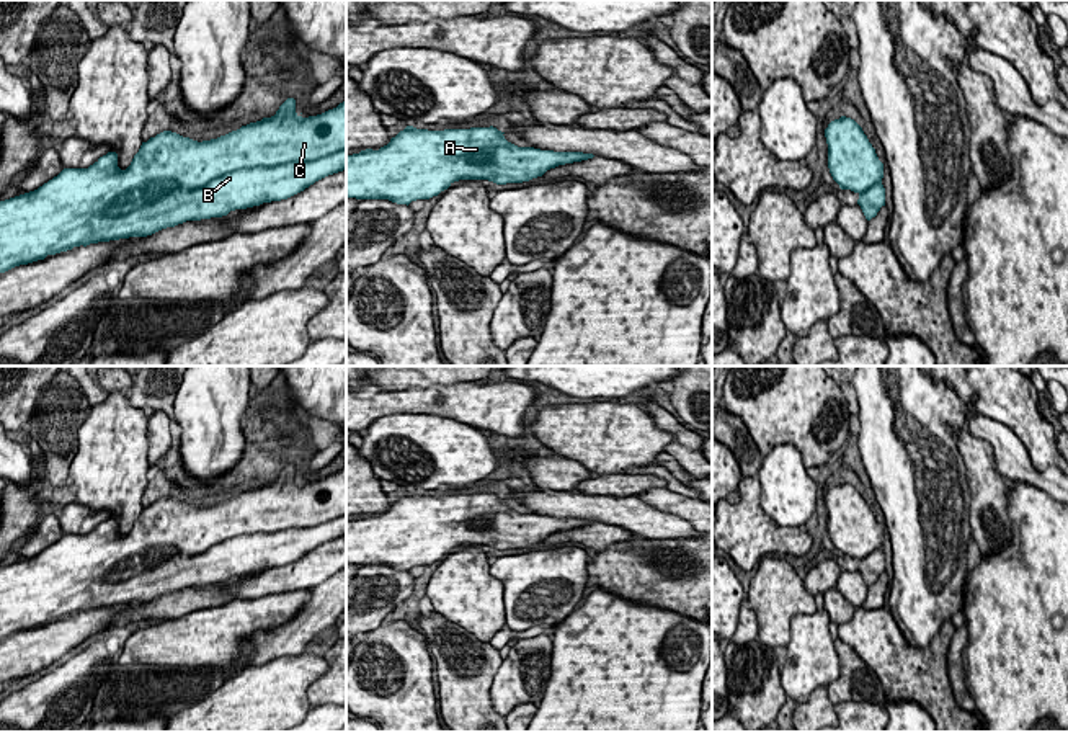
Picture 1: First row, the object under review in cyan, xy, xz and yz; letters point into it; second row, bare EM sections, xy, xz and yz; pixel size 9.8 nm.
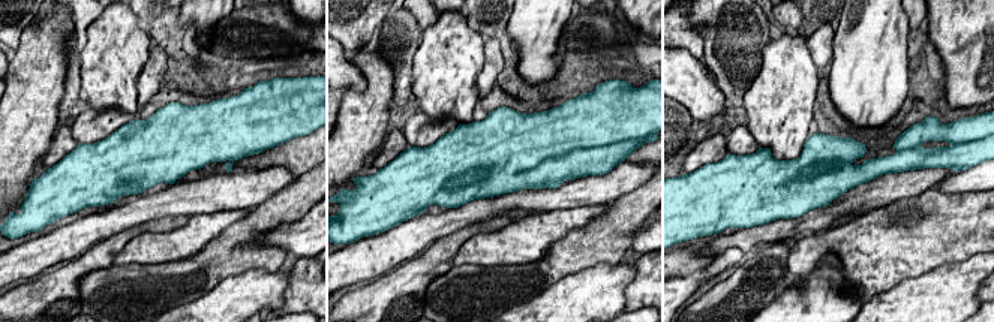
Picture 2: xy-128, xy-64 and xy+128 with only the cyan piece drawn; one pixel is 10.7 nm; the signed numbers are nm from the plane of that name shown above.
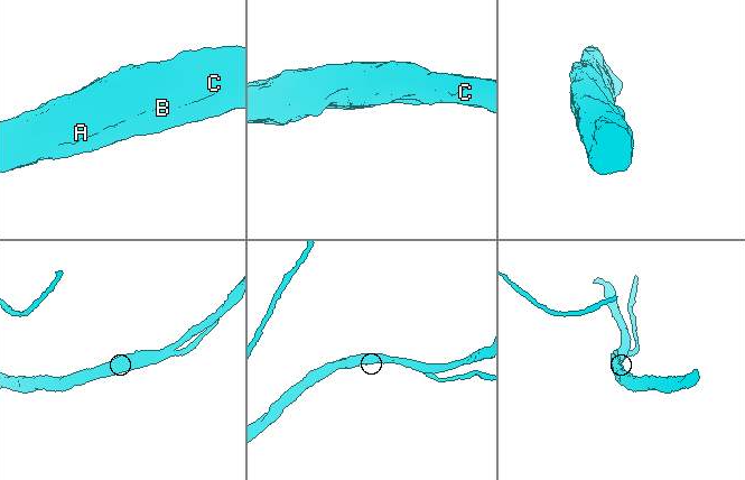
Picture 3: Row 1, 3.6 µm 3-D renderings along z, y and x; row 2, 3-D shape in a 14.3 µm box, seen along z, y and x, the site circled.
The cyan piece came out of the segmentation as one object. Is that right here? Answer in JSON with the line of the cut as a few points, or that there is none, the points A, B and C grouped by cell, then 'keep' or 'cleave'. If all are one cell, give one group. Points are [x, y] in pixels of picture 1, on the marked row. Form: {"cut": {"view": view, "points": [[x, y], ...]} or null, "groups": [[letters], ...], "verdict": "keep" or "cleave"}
{"cut": null, "groups": [["A", "B", "C"]], "verdict": "keep"}

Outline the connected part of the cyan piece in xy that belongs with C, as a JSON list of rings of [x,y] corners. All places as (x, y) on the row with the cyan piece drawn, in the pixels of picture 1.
[[[287,98],[274,116],[202,142],[163,131],[142,142],[126,170],[118,167],[118,154],[108,152],[88,168],[64,168],[38,190],[0,201],[0,273],[73,247],[147,237],[186,221],[222,217],[235,209],[287,199],[343,170],[346,170],[346,100],[322,114],[302,118],[296,113],[296,100]]]

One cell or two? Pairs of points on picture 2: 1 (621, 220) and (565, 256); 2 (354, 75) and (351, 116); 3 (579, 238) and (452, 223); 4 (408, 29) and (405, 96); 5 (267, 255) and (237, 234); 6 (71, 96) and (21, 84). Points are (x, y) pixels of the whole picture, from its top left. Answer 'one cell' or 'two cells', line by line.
1: one cell
2: two cells
3: two cells
4: one cell
5: one cell
6: two cells

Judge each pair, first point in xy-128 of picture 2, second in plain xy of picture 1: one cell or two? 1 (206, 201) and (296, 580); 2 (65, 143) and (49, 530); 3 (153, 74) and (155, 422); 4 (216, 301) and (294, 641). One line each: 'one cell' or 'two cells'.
1: one cell
2: one cell
3: one cell
4: two cells

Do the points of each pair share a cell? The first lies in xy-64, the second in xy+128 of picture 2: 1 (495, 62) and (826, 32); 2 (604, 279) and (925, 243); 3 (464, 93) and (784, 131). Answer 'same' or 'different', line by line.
1: same
2: different
3: same

